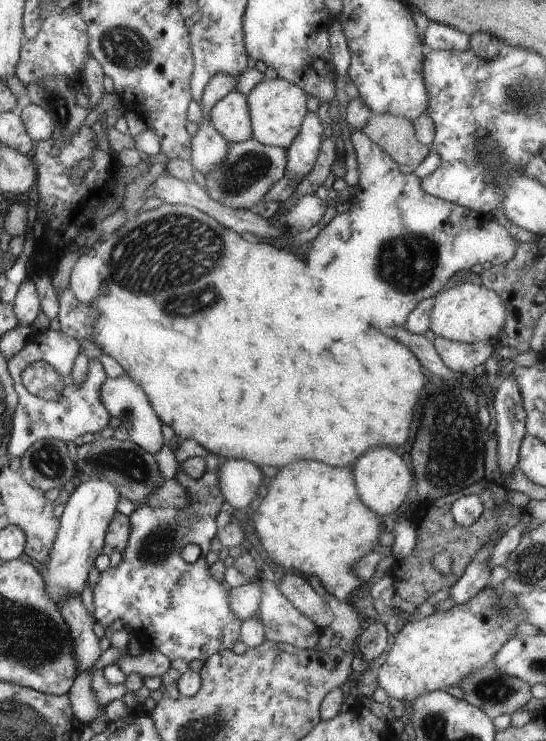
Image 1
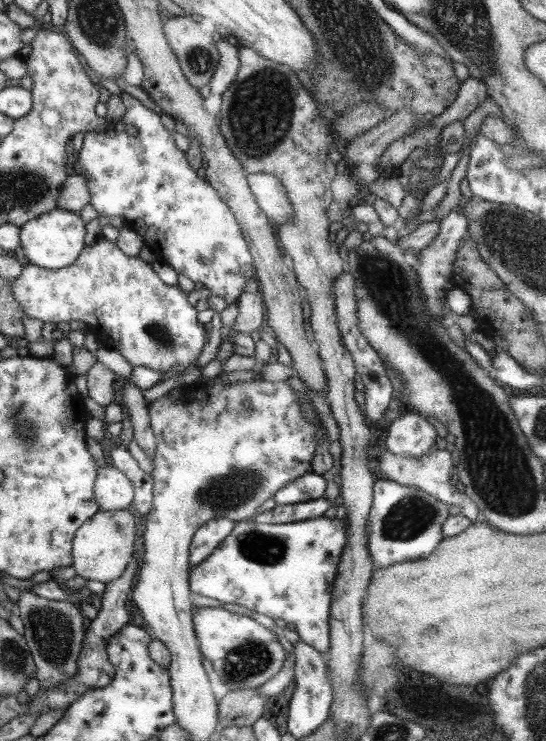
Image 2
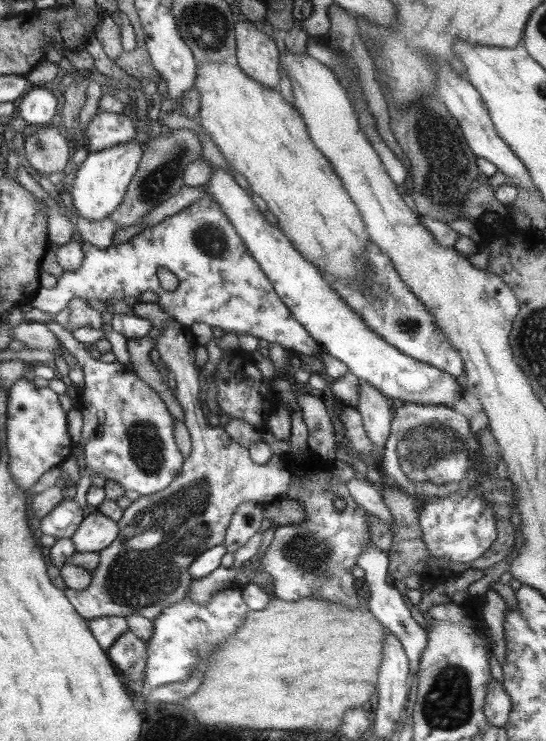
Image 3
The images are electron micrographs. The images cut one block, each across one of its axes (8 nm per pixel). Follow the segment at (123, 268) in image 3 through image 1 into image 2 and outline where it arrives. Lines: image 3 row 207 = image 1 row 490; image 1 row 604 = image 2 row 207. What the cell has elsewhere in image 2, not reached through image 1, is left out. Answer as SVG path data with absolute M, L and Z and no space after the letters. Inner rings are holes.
M121 93L119 99L125 107L121 120L109 122L104 133L84 134L82 146L77 152L81 169L79 175L85 179L90 205L98 216L121 216L124 224L158 255L157 260L168 264L175 272L194 283L201 282L211 295L219 296L228 305L235 304L243 294L247 281L254 277L254 266L249 247L233 213L217 197L217 192L207 179L189 167L184 152L175 147L172 134L163 128L159 115L127 93Z

